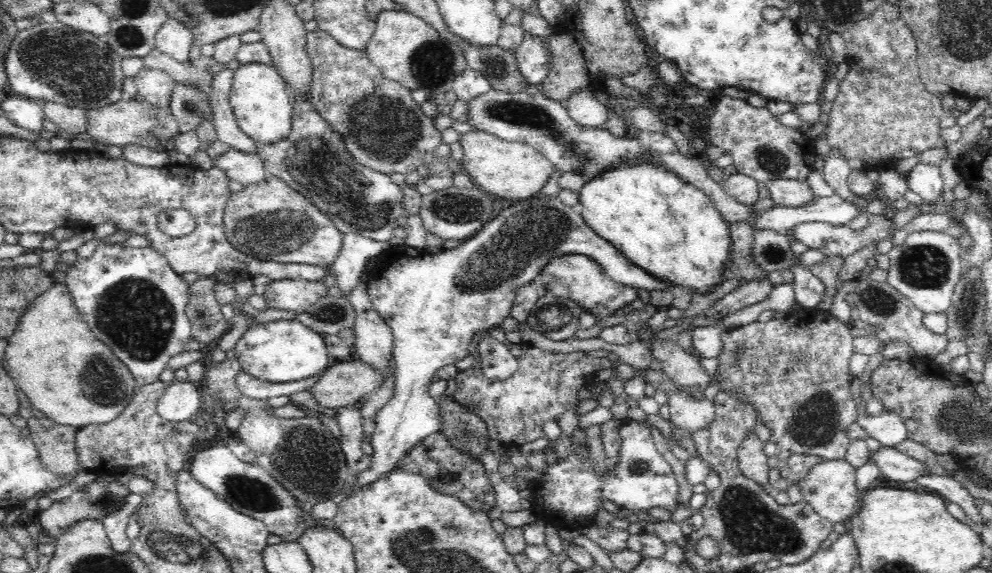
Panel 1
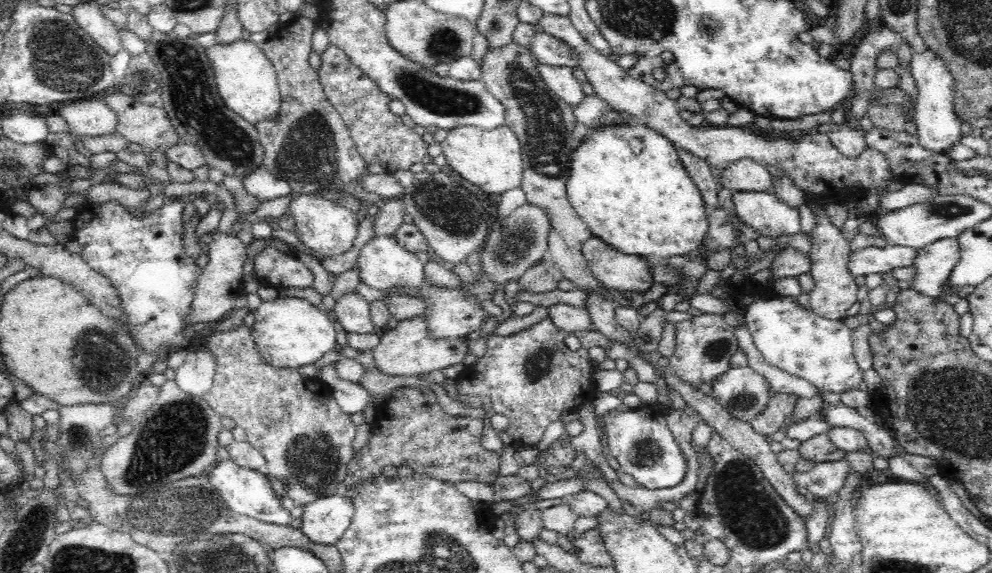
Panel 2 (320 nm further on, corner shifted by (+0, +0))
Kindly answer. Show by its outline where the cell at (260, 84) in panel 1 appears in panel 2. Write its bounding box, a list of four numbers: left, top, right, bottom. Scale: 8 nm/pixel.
[206,38,282,126]

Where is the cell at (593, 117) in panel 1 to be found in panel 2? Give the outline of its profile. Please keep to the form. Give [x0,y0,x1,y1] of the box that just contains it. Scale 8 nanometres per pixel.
[537,62,586,108]

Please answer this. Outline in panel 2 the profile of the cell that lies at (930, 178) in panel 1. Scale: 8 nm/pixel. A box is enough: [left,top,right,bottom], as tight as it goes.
[911,49,963,153]

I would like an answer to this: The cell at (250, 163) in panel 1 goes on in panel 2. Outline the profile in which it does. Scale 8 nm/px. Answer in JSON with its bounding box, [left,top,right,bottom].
[242,165,292,201]

